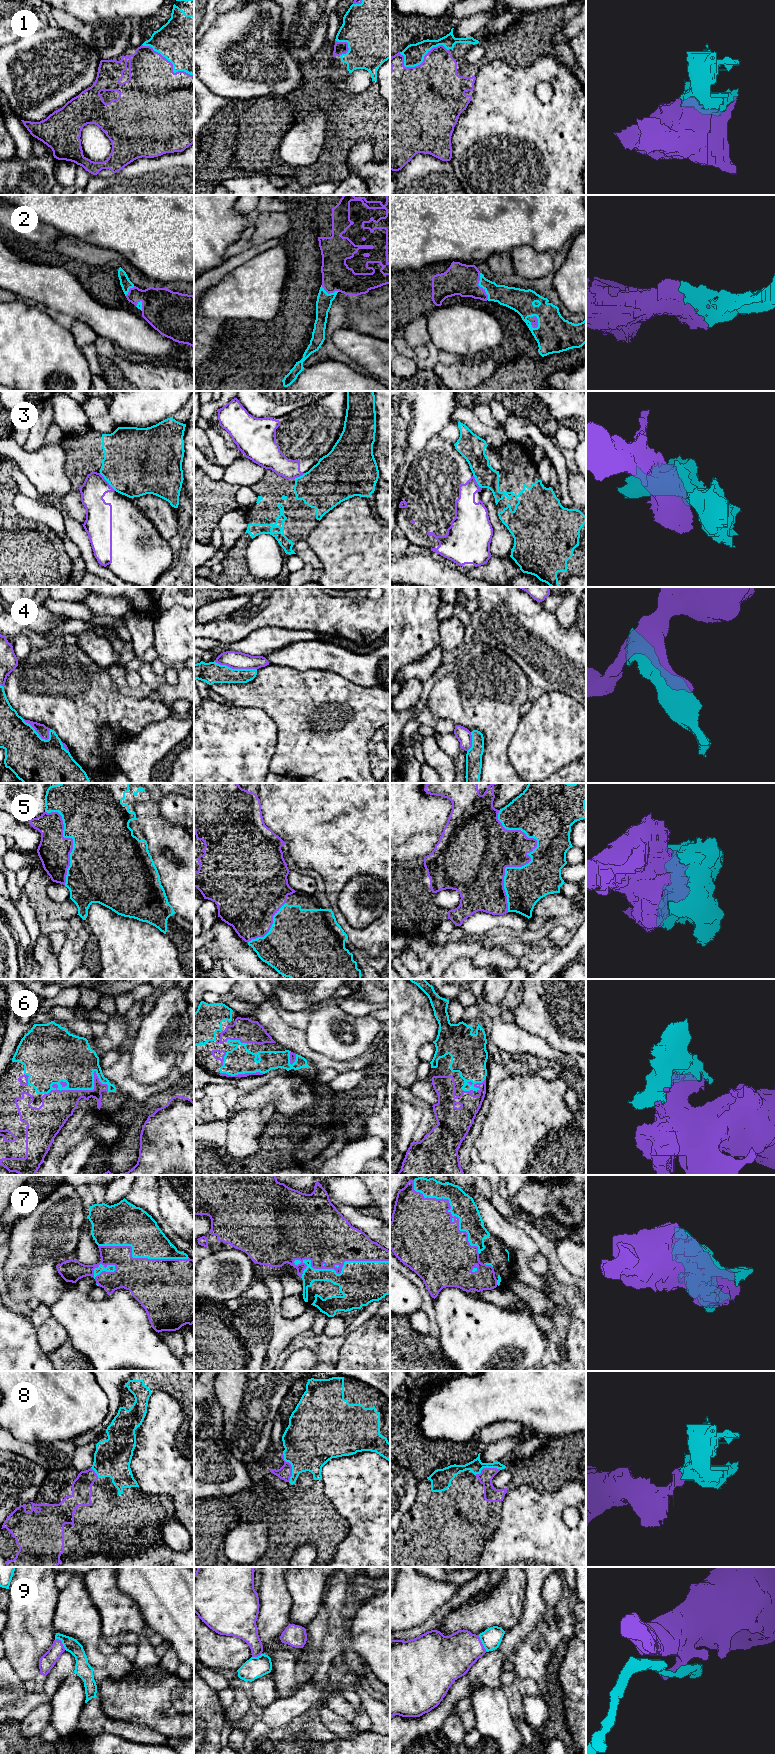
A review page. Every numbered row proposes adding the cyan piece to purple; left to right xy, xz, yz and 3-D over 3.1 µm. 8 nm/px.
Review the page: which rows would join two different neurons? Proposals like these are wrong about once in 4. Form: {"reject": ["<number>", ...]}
{"reject": ["3", "4", "9"]}

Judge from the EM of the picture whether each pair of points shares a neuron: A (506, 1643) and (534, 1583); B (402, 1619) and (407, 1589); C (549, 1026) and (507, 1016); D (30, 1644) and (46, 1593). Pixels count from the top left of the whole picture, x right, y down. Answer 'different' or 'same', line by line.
A: same
B: same
C: different
D: same

